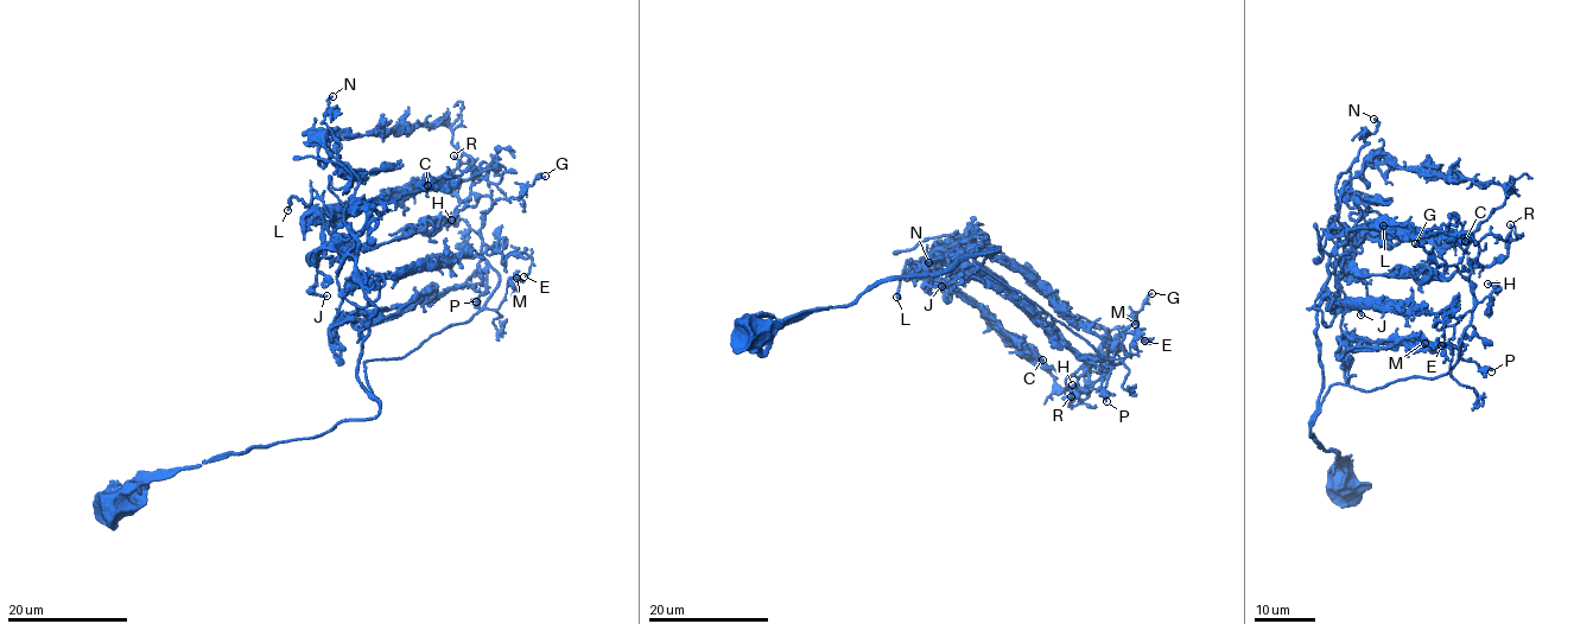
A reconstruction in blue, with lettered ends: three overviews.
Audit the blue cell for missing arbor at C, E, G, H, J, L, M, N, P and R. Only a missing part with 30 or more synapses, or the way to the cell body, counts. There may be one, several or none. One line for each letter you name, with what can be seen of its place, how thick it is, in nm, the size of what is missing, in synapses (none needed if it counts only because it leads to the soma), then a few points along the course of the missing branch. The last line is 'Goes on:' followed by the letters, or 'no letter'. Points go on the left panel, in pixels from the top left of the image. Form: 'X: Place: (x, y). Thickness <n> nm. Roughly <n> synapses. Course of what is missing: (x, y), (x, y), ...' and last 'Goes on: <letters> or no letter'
N: Place: (332, 96). Thickness 180 nm. Roughly 90 synapses
Goes on: N

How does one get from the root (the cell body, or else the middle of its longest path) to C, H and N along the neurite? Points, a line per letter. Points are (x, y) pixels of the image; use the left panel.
C: (116, 504), (126, 489), (179, 469), (379, 414), (357, 374), (374, 307), (323, 218), (427, 185)
H: (116, 504), (179, 469), (375, 416), (366, 362), (468, 323), (500, 279), (481, 236), (451, 220)
N: (116, 504), (179, 469), (379, 414), (357, 376), (374, 307), (343, 221), (359, 176), (321, 122), (332, 96)

